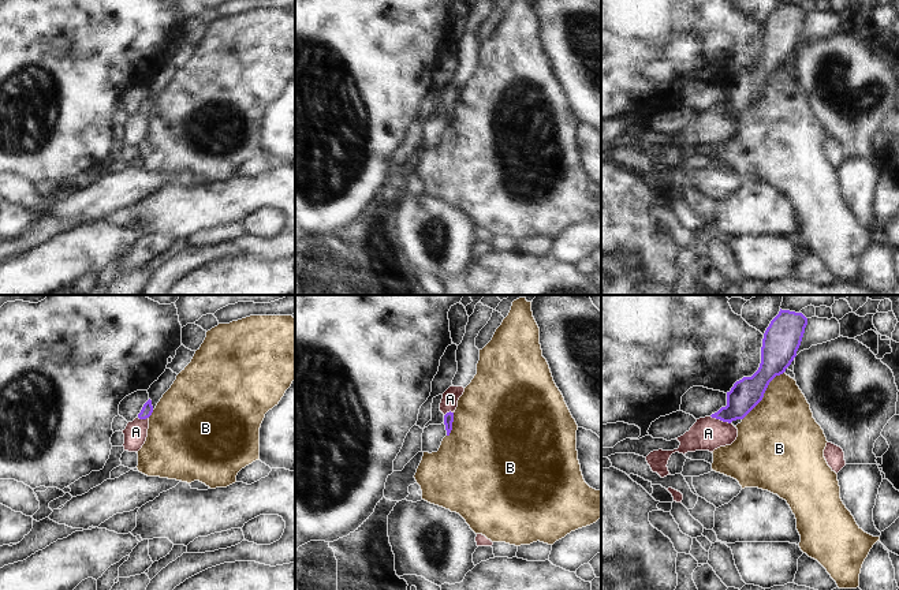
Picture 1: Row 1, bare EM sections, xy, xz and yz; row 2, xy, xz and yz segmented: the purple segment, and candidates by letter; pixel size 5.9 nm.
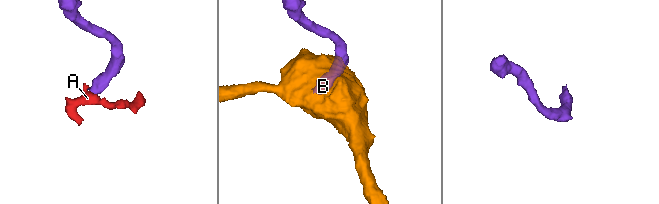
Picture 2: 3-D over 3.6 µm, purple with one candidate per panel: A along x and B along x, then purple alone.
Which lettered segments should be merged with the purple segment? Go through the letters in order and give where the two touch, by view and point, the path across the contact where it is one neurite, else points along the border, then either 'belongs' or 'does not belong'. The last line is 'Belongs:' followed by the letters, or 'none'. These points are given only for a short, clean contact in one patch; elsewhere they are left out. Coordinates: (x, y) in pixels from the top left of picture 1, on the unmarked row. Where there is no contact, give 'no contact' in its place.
A: meets purple in yz at (720, 114); runs through yz (746, 88), (720, 114), (708, 127); belongs
B: meets purple in yz at (763, 89); does not belong
Belongs: A

